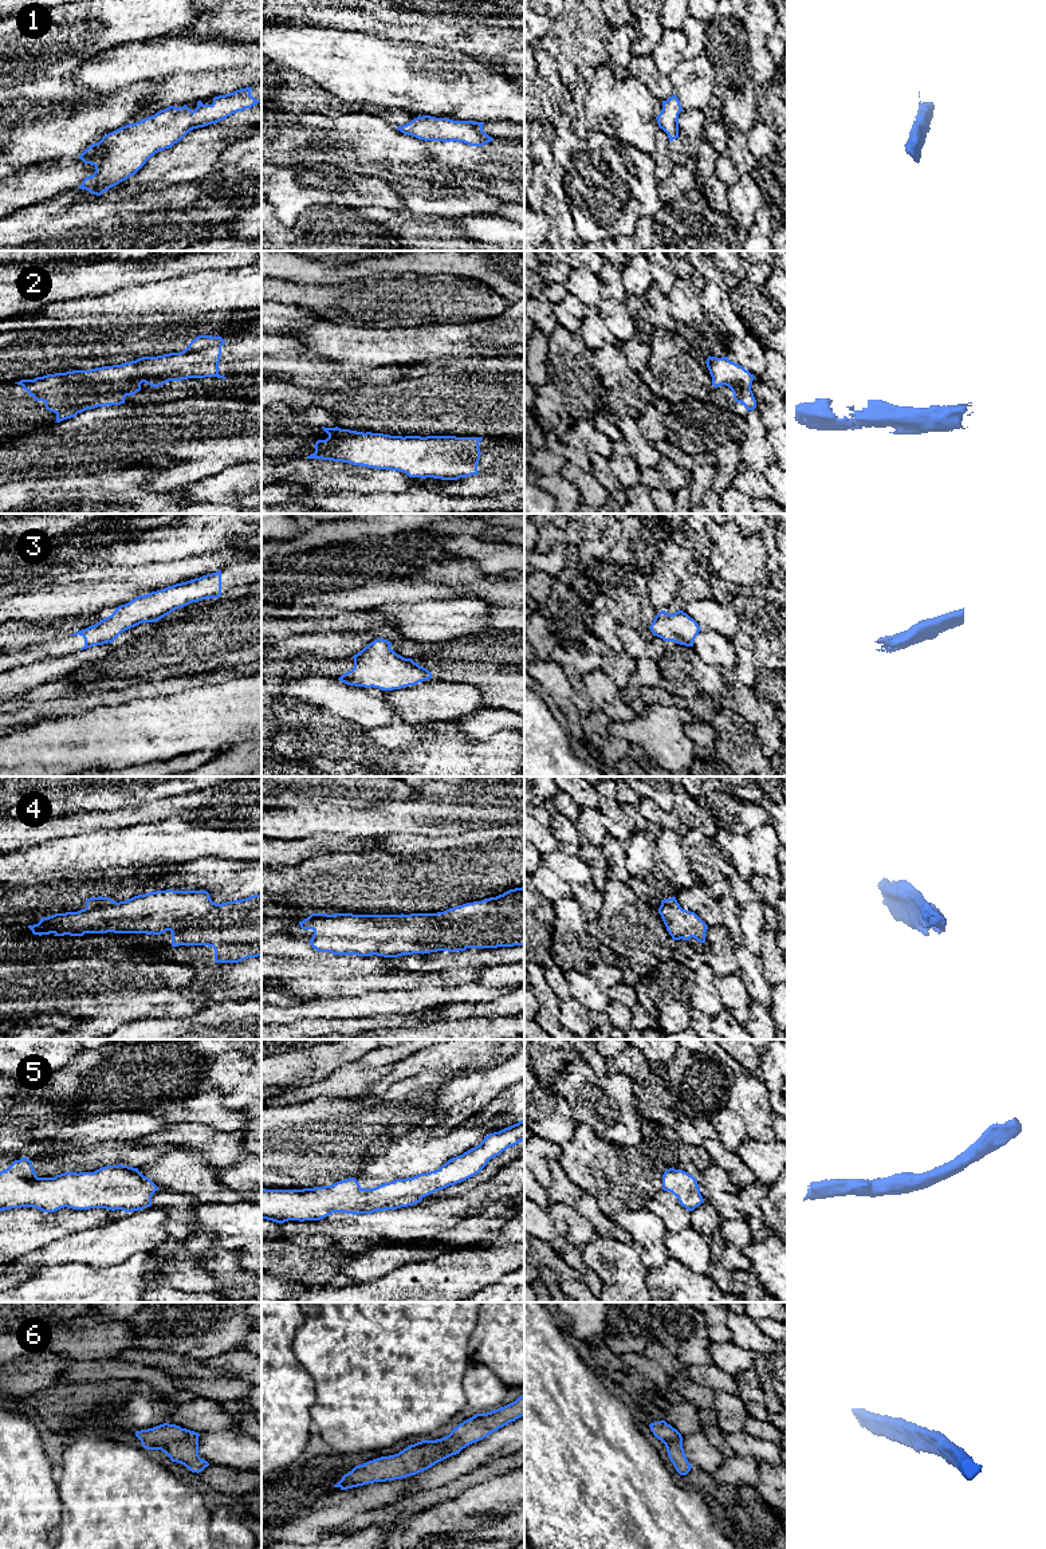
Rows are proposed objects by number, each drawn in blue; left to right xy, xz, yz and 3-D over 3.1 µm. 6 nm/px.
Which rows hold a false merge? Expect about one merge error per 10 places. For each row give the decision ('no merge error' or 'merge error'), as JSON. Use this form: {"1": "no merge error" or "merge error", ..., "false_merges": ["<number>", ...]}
{"1": "no merge error", "2": "no merge error", "3": "no merge error", "4": "no merge error", "5": "no merge error", "6": "no merge error", "false_merges": []}

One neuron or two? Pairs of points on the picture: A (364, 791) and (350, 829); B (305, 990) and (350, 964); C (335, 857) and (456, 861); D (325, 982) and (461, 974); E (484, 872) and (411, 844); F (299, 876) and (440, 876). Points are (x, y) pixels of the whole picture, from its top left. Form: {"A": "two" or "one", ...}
{"A": "two", "B": "two", "C": "one", "D": "one", "E": "two", "F": "one"}

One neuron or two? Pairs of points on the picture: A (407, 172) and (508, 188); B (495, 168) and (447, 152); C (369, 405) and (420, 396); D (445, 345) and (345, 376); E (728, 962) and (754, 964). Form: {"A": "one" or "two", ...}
{"A": "one", "B": "one", "C": "one", "D": "two", "E": "two"}

